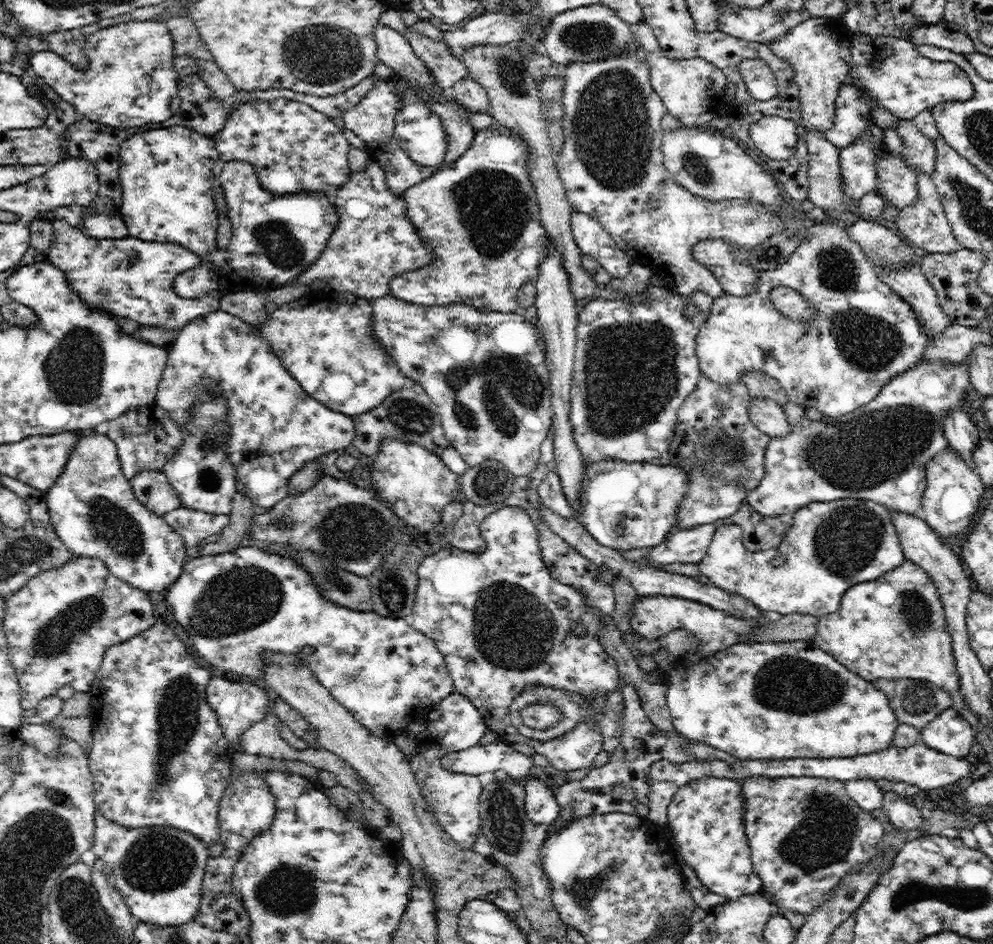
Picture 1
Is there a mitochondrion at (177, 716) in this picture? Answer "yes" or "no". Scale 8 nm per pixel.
yes

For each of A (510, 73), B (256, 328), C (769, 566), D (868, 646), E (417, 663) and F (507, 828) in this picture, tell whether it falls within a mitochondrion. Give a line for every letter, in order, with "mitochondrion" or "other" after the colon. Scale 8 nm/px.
A: mitochondrion
B: other
C: other
D: other
E: other
F: mitochondrion

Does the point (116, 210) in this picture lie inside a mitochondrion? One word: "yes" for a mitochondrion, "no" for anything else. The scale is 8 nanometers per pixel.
no

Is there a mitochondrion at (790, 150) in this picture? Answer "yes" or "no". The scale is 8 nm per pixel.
no

